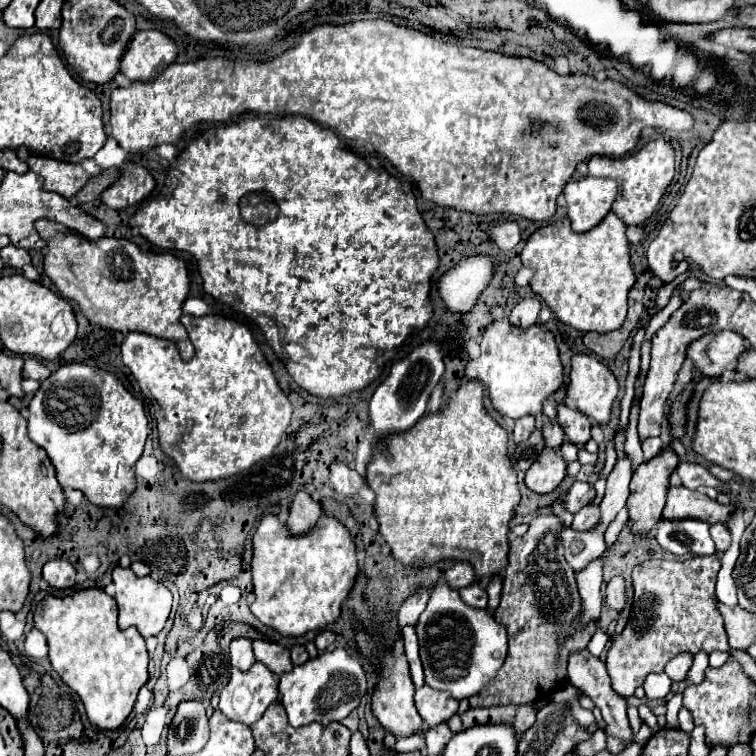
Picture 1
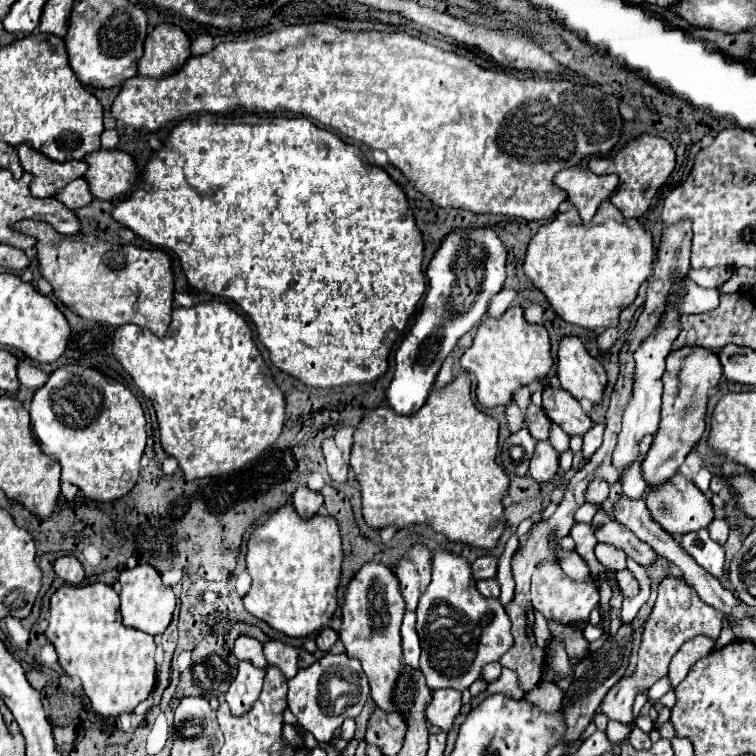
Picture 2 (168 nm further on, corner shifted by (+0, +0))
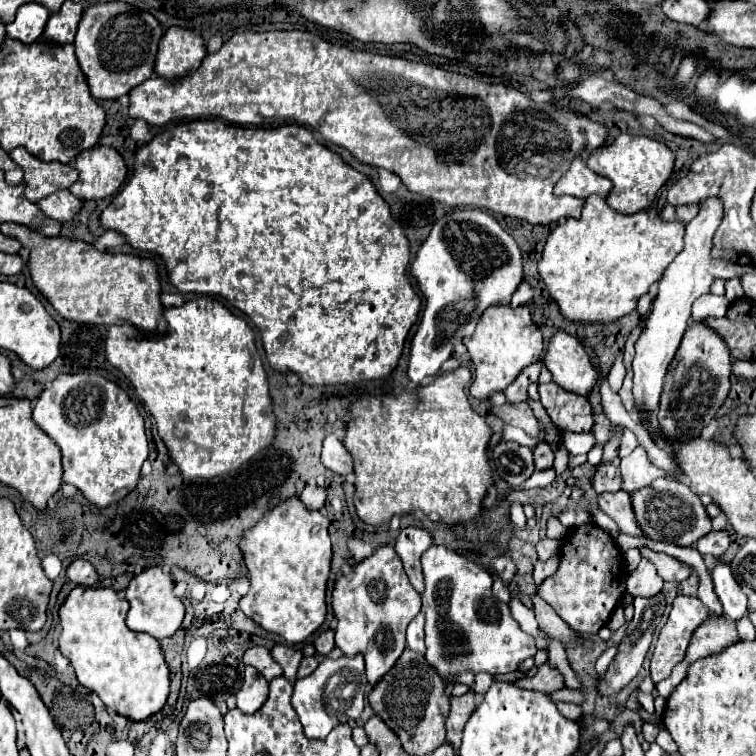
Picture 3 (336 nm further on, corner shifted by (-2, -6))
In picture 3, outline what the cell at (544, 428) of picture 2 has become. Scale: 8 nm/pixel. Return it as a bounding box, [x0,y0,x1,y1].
[493,402,539,436]

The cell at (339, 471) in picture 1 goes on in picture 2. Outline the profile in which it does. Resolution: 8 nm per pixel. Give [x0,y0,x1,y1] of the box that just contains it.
[323,438,349,484]

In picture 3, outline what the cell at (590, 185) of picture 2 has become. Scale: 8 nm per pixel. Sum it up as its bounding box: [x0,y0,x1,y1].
[553,156,611,198]

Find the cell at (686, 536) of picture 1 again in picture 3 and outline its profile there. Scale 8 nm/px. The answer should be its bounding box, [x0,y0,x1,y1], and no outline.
[711,562,747,620]

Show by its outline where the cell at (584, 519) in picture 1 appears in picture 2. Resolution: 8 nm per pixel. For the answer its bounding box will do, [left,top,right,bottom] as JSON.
[591,510,655,564]

